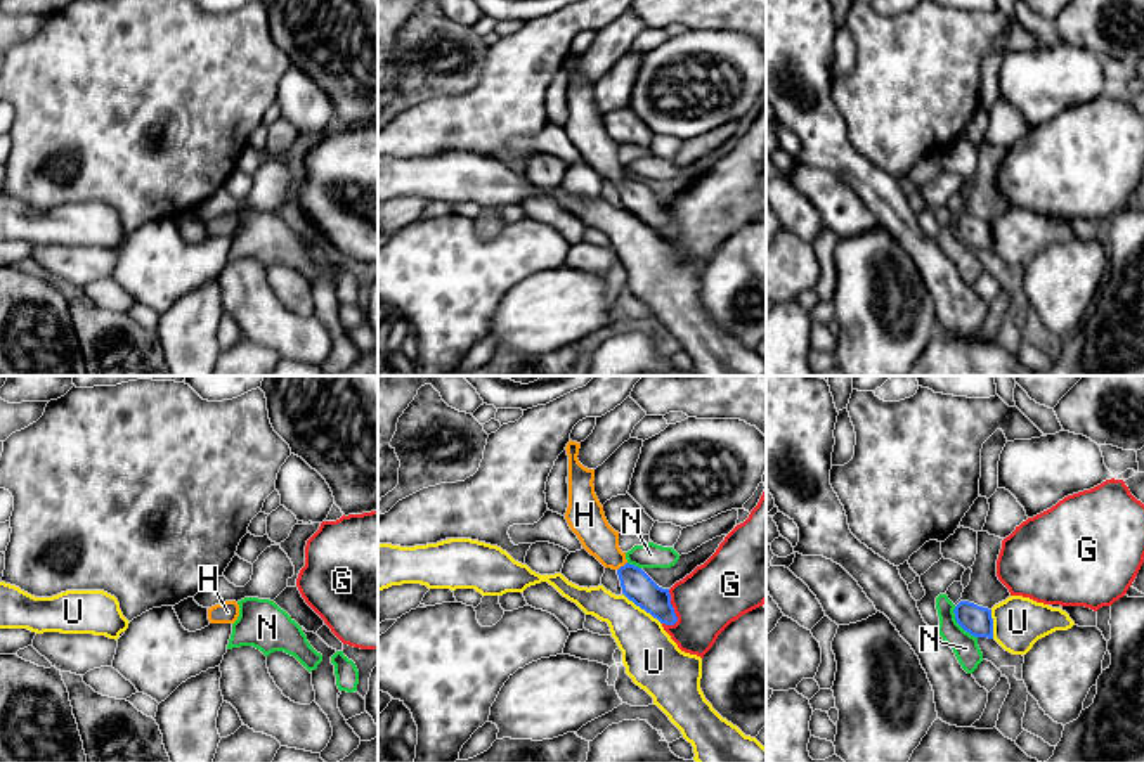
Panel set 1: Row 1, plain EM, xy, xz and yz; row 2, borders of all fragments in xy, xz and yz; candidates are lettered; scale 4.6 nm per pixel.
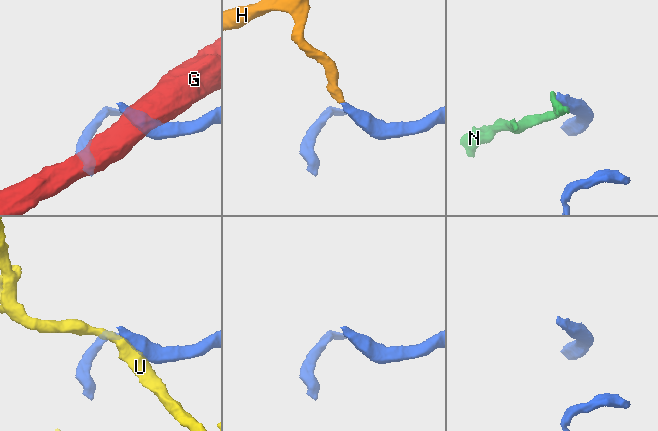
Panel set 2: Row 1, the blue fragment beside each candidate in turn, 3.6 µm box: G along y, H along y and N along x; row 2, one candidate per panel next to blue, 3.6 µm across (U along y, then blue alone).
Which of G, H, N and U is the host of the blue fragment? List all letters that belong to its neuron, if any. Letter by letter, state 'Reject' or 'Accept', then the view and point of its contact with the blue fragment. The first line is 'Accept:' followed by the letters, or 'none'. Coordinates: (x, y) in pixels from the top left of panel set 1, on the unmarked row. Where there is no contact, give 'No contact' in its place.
Accept: H
G: Reject. Touches blue at xz (673, 220)
H: Accept. Touches blue at xz (621, 179)
N: Reject. Touches blue at yz (959, 236)
U: Reject. Touches blue at xz (642, 220)

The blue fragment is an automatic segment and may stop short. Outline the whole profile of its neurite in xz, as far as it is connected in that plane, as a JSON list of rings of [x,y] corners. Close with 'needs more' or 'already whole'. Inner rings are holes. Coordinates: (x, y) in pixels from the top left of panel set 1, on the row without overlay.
[[[569,54],[569,119],[565,132],[577,147],[582,159],[595,168],[605,180],[617,184],[622,206],[636,218],[650,225],[660,236],[674,237],[678,229],[671,216],[669,201],[659,199],[641,180],[629,177],[626,165],[619,159],[615,144],[603,125],[595,106],[595,81],[584,80],[579,68],[581,55]]]; needs more

